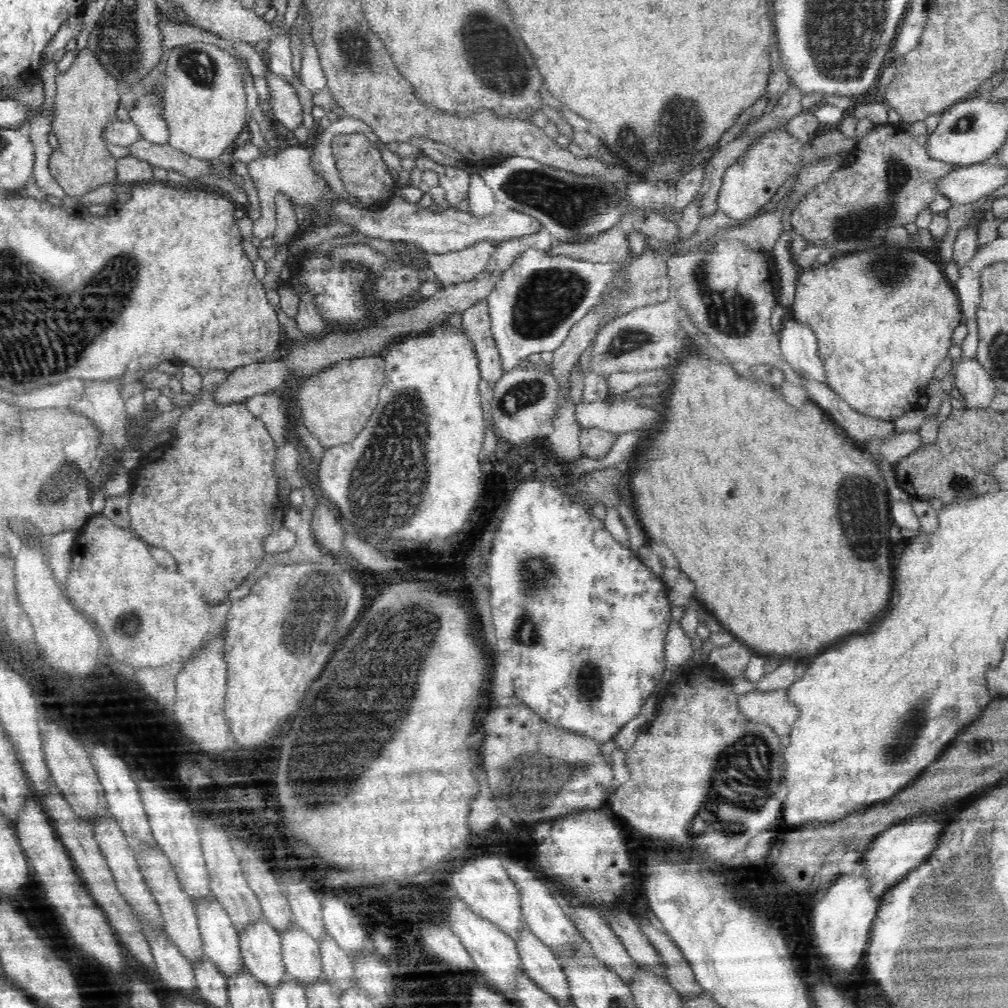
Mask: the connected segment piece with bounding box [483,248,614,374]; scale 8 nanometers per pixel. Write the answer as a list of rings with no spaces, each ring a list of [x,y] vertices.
[[[528,248],[518,254],[510,267],[502,270],[494,280],[483,301],[486,303],[486,312],[490,315],[490,332],[494,346],[498,349],[502,374],[520,367],[522,360],[526,360],[530,354],[555,351],[566,340],[572,326],[582,320],[587,315],[586,312],[594,306],[606,282],[610,280],[612,268],[614,263],[590,262],[540,248]]]

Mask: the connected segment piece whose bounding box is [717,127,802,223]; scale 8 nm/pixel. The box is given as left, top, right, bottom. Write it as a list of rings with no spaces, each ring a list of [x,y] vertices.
[[[784,127],[774,129],[763,136],[749,148],[744,160],[726,169],[717,200],[719,210],[739,223],[755,217],[756,212],[770,201],[794,170],[800,158],[800,146],[802,141],[786,134]]]

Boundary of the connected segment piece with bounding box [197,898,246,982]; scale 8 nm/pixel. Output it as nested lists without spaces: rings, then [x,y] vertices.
[[[214,898],[210,908],[198,911],[197,916],[208,960],[214,963],[216,970],[228,982],[244,976],[246,968],[239,934],[231,927],[230,920],[224,916],[216,899]]]

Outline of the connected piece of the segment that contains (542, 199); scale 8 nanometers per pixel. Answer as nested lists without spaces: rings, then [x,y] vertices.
[[[511,156],[494,158],[482,172],[486,186],[492,189],[495,200],[505,202],[508,208],[515,208],[535,216],[552,236],[554,241],[562,244],[581,245],[591,241],[596,235],[620,225],[622,217],[629,212],[637,211],[628,194],[626,184],[623,182],[612,182],[604,180],[595,174],[576,174],[567,170],[546,166],[537,160],[523,157]]]

